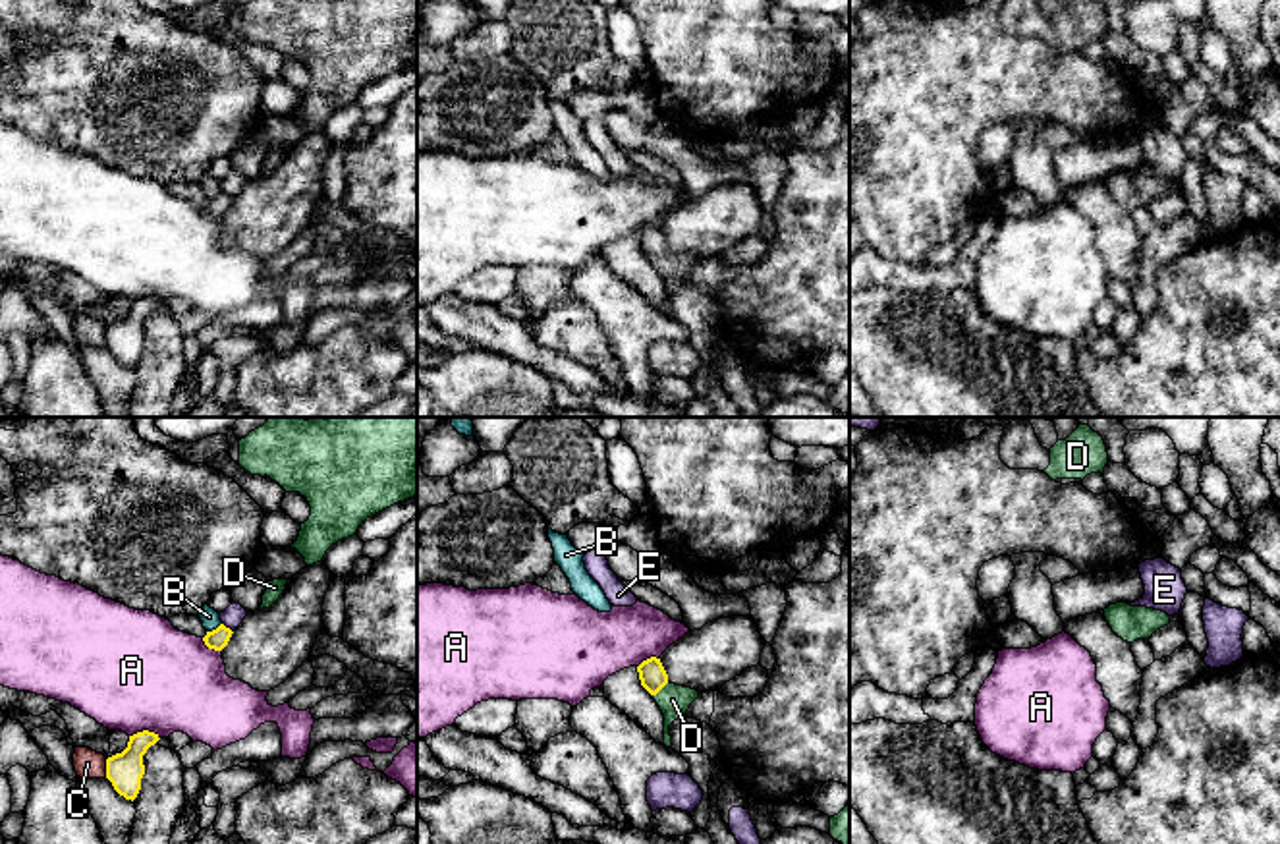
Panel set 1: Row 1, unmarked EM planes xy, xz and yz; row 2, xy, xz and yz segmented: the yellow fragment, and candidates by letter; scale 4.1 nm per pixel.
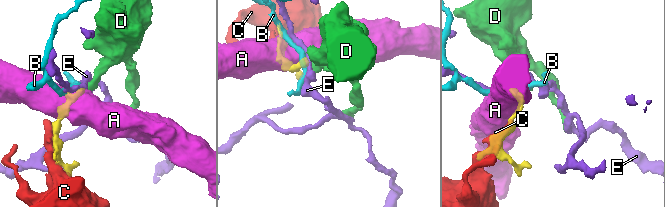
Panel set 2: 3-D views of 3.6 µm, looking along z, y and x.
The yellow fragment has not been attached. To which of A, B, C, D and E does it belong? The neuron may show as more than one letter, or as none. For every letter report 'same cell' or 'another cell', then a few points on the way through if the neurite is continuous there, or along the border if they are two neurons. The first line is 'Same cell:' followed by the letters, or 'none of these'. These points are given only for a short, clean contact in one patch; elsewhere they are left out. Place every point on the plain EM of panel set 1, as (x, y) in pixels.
Same cell: D
A: another cell
B: another cell; border xy (221, 190), (207, 199)
C: another cell
D: same cell; way xz (653, 244), (661, 255), (672, 267)
E: another cell; border xy (222, 190), (232, 199)

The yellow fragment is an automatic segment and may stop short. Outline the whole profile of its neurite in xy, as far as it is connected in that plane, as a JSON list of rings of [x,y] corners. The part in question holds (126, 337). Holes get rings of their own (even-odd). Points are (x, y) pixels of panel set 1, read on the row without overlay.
[[[143,297],[129,303],[127,315],[106,326],[106,346],[125,367],[135,367],[145,342],[143,323],[158,309],[158,301]]]

